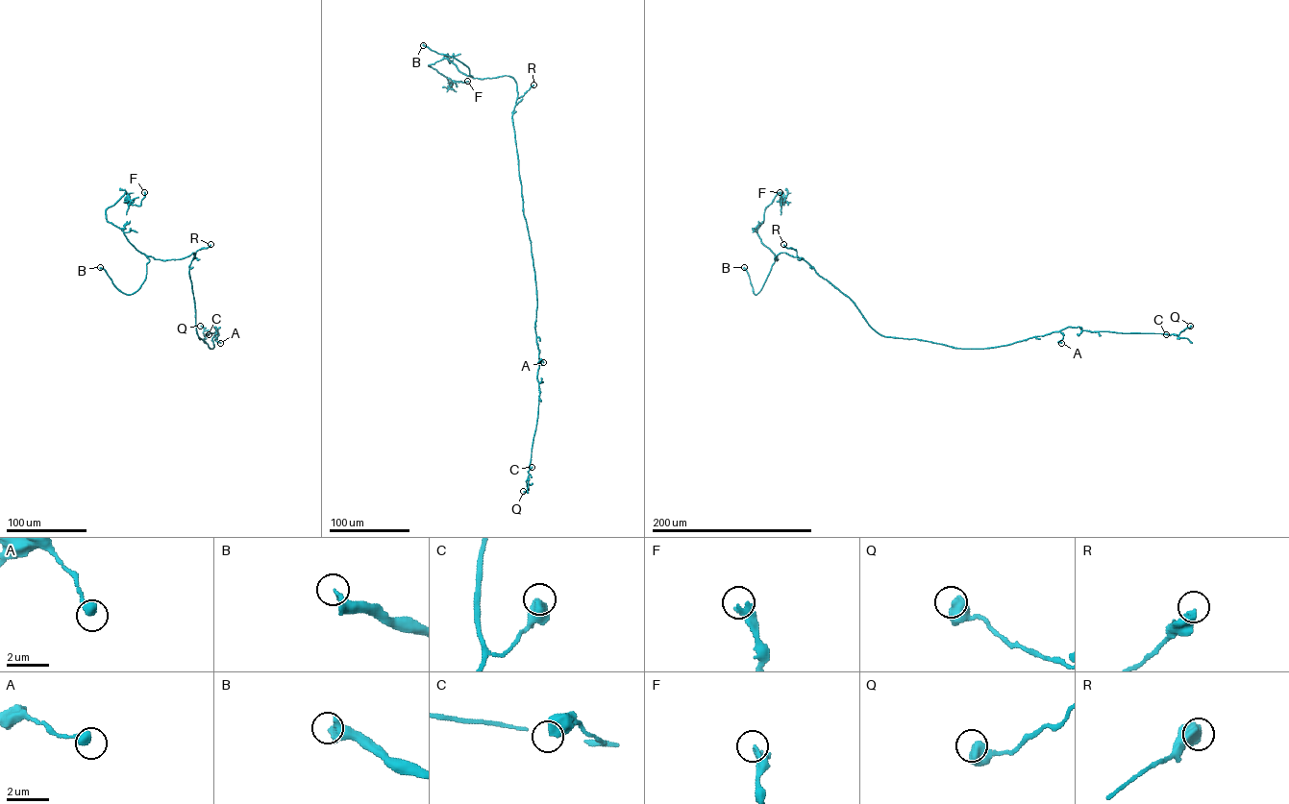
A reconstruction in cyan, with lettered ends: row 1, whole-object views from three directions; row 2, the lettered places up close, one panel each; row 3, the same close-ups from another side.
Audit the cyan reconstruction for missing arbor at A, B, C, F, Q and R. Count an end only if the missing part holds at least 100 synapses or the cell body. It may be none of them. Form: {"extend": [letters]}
{"extend": ["B"]}

